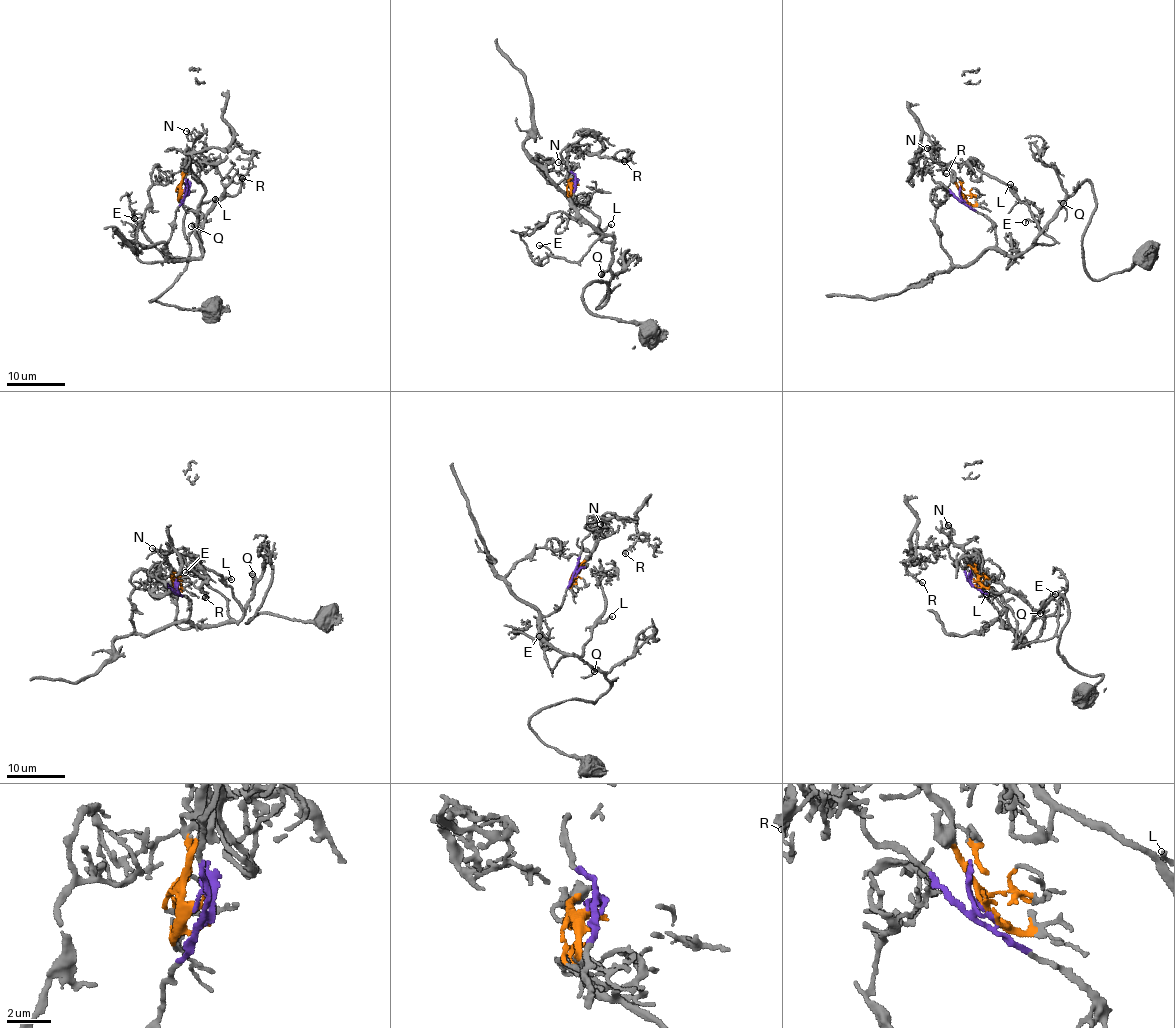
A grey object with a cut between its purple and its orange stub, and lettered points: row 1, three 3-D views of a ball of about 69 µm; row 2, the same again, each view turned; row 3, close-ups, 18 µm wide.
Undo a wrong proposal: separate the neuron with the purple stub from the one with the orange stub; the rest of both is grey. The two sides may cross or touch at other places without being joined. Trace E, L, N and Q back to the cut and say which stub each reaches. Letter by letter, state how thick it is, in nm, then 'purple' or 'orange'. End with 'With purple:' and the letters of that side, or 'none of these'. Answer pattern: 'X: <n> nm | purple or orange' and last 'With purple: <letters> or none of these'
E: 120 nm | purple
L: 160 nm | purple
N: 170 nm | orange
Q: 150 nm | purple
With purple: E, L, Q

